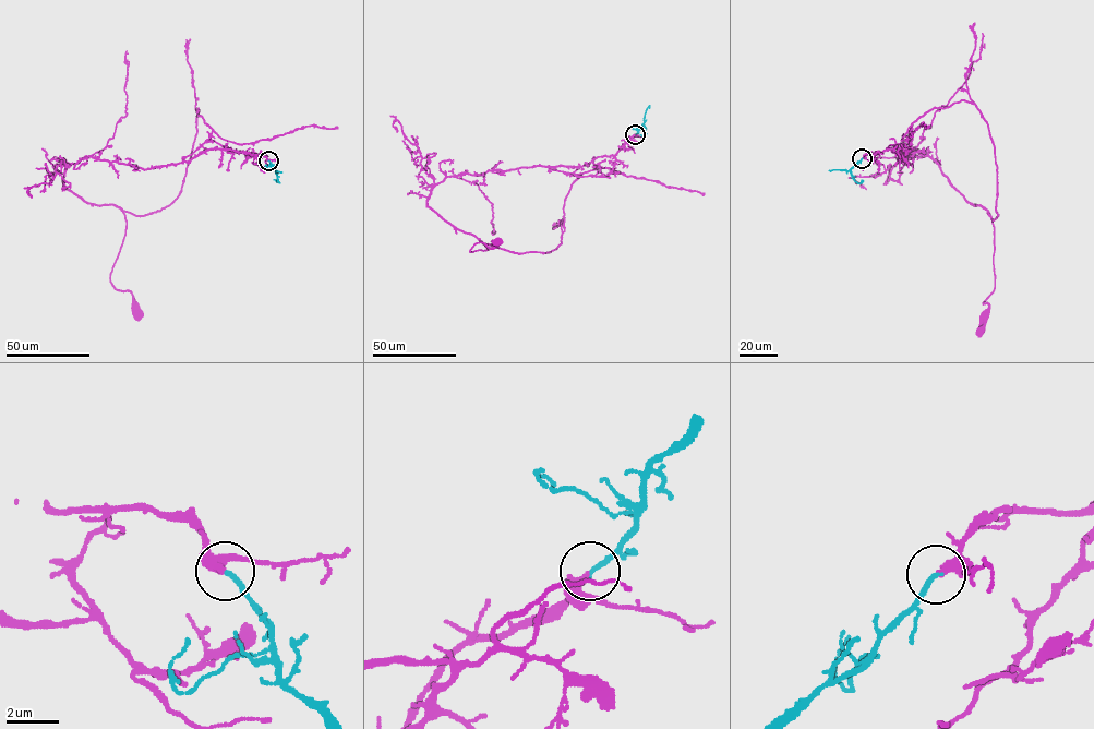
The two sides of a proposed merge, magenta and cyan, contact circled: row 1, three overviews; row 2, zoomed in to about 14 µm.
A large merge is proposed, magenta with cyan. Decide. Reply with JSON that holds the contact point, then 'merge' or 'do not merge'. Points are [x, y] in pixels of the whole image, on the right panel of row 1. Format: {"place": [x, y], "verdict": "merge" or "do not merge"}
{"place": [862, 158], "verdict": "merge"}

